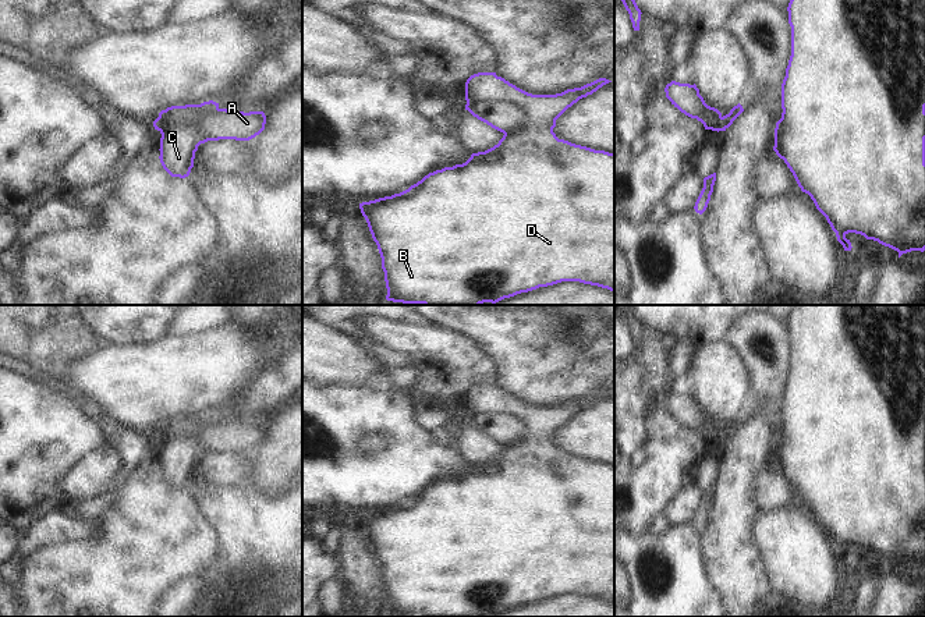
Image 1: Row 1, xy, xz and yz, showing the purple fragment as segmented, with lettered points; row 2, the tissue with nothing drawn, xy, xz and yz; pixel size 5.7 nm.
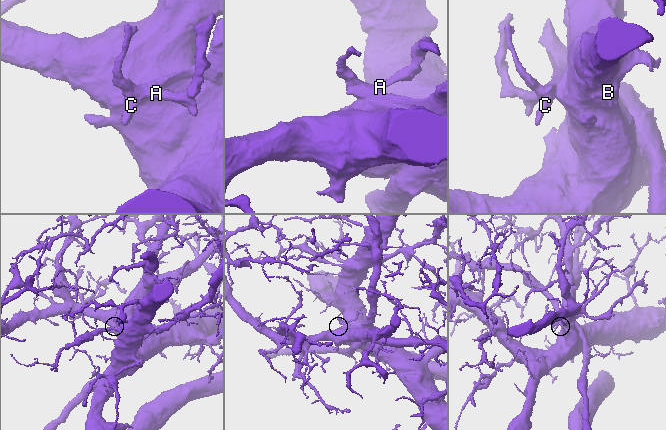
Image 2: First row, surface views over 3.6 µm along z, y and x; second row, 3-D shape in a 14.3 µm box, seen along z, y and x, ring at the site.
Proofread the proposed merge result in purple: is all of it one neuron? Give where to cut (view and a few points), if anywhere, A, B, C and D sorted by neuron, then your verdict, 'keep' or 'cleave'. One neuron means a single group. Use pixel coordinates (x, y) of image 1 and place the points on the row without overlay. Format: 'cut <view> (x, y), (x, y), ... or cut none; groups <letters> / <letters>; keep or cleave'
cut xz (467, 412), (491, 410), (513, 415), (524, 426), (525, 435); groups A B D / C; cleave

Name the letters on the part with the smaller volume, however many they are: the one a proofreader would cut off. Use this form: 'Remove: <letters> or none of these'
Remove: C

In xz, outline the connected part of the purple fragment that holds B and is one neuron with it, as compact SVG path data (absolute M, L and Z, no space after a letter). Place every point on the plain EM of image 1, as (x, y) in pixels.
M478 384L471 387L465 394L465 412L478 412L490 409L492 412L503 412L518 418L525 426L525 436L515 443L506 444L497 457L485 462L472 465L471 469L453 479L444 479L425 487L421 493L408 501L391 508L379 510L359 515L362 528L365 529L373 553L378 557L384 593L387 600L387 613L403 616L423 617L481 617L483 614L496 616L504 610L528 604L539 599L553 598L561 593L580 593L584 596L598 598L614 603L614 465L595 462L586 458L575 457L564 451L559 451L552 442L552 435L557 432L568 419L580 411L592 407L603 397L612 393L599 390L581 400L567 401L556 407L532 407L515 397L510 396L496 384Z

